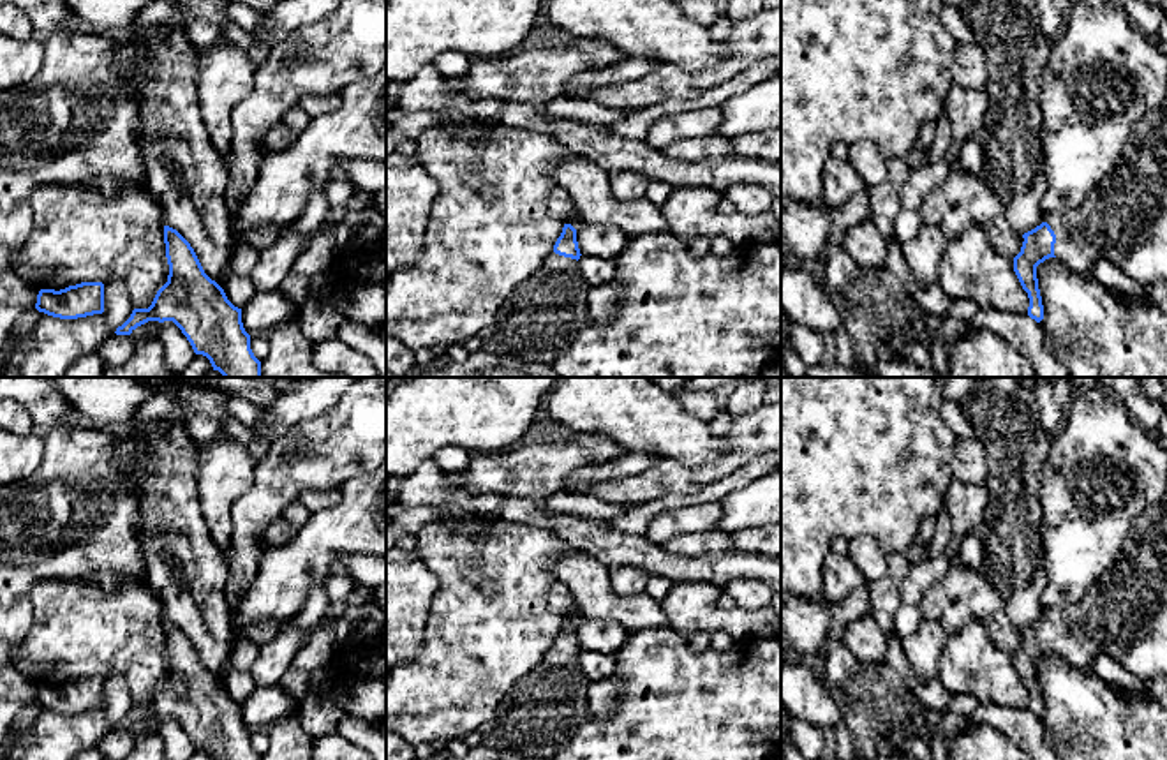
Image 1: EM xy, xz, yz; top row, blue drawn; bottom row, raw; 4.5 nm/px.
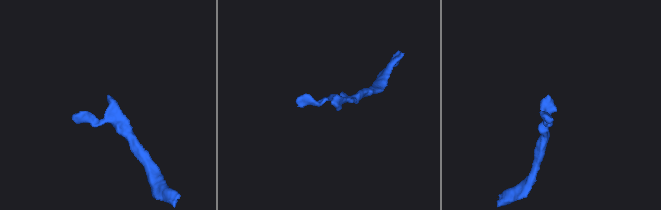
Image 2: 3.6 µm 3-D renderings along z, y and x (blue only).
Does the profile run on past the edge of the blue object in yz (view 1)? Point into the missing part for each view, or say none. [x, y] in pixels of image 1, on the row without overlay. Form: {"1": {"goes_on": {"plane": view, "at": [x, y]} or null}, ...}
{"1": {"goes_on": {"plane": "yz", "at": [1114, 614]}}}

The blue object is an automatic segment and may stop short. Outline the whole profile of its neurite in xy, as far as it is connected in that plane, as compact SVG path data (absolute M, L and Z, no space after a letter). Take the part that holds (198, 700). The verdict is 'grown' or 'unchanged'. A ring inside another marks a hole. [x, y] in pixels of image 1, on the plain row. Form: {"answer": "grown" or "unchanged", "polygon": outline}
{"answer": "unchanged", "polygon": "M164 621L164 638L167 677L148 704L134 704L115 728L130 730L148 716L173 716L194 748L206 751L212 760L261 760L250 744L242 704L204 668L190 638L169 621Z"}

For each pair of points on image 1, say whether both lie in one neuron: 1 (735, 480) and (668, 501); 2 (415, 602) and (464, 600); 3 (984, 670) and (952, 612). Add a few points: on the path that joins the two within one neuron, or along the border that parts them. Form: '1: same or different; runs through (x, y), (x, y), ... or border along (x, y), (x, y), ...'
1: same; runs through (720, 489), (684, 501)
2: different; border along (422, 561), (438, 579), (423, 642)
3: different; border along (951, 635), (972, 621), (981, 621), (998, 648)

